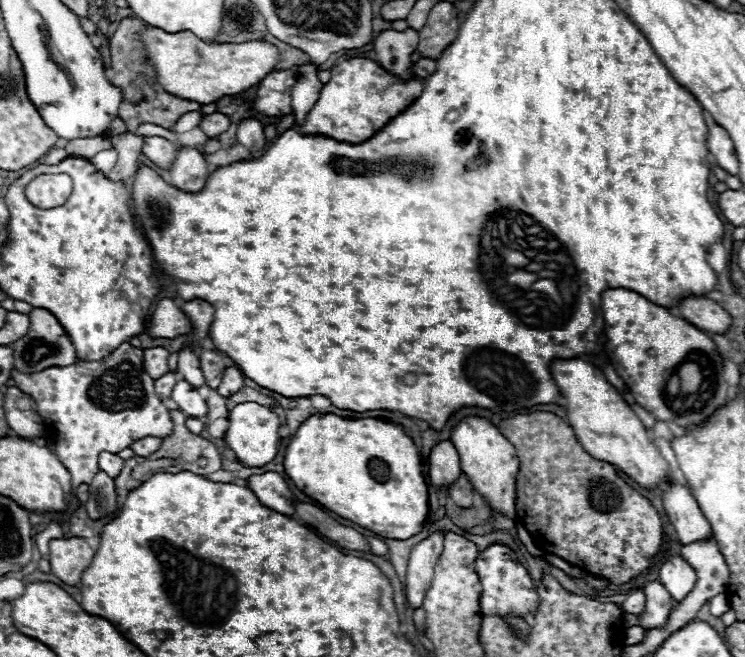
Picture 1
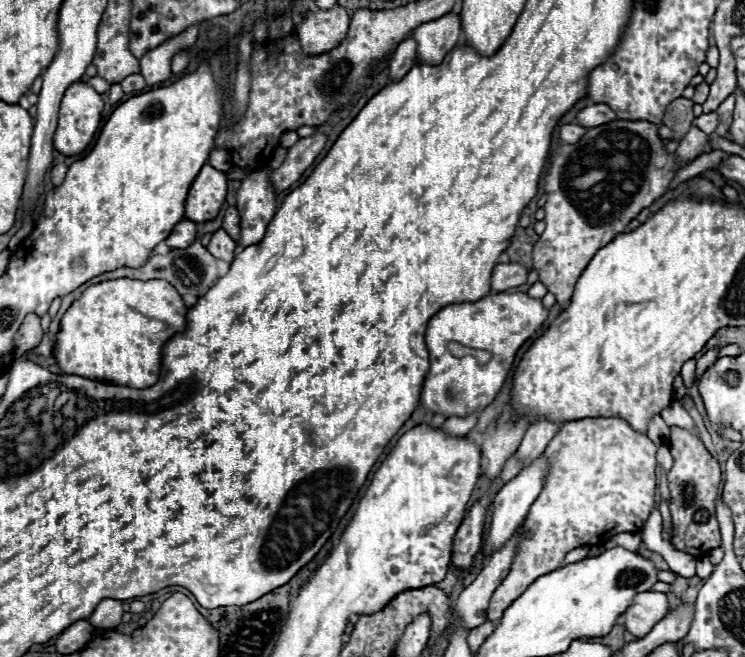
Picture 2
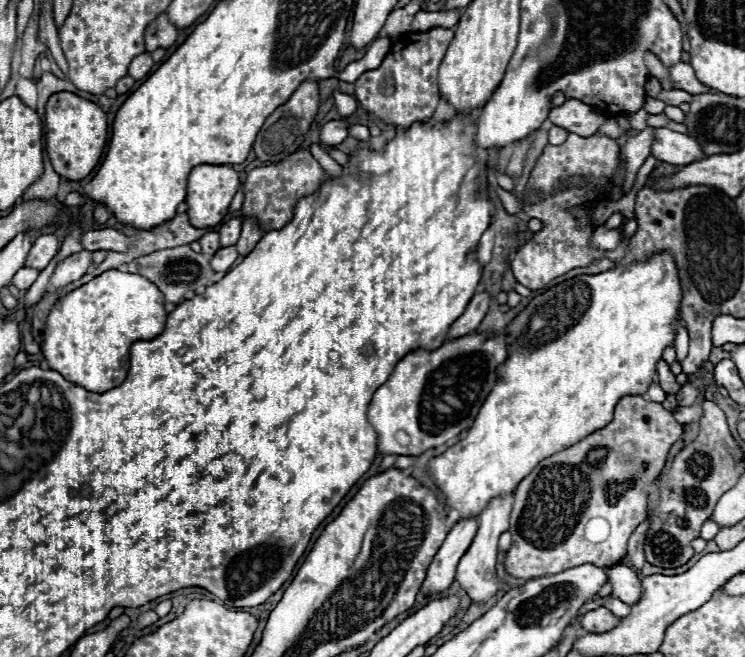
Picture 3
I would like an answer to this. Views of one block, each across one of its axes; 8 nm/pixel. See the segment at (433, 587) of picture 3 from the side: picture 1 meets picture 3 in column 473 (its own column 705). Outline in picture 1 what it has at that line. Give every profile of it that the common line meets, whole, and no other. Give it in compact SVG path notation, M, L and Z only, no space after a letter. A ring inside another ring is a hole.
M678 482L666 486L662 492L662 502L664 502L664 510L670 518L670 522L676 528L678 540L682 544L692 544L696 540L714 538L712 526L704 518L702 510L698 508L698 504L688 488L680 486Z

